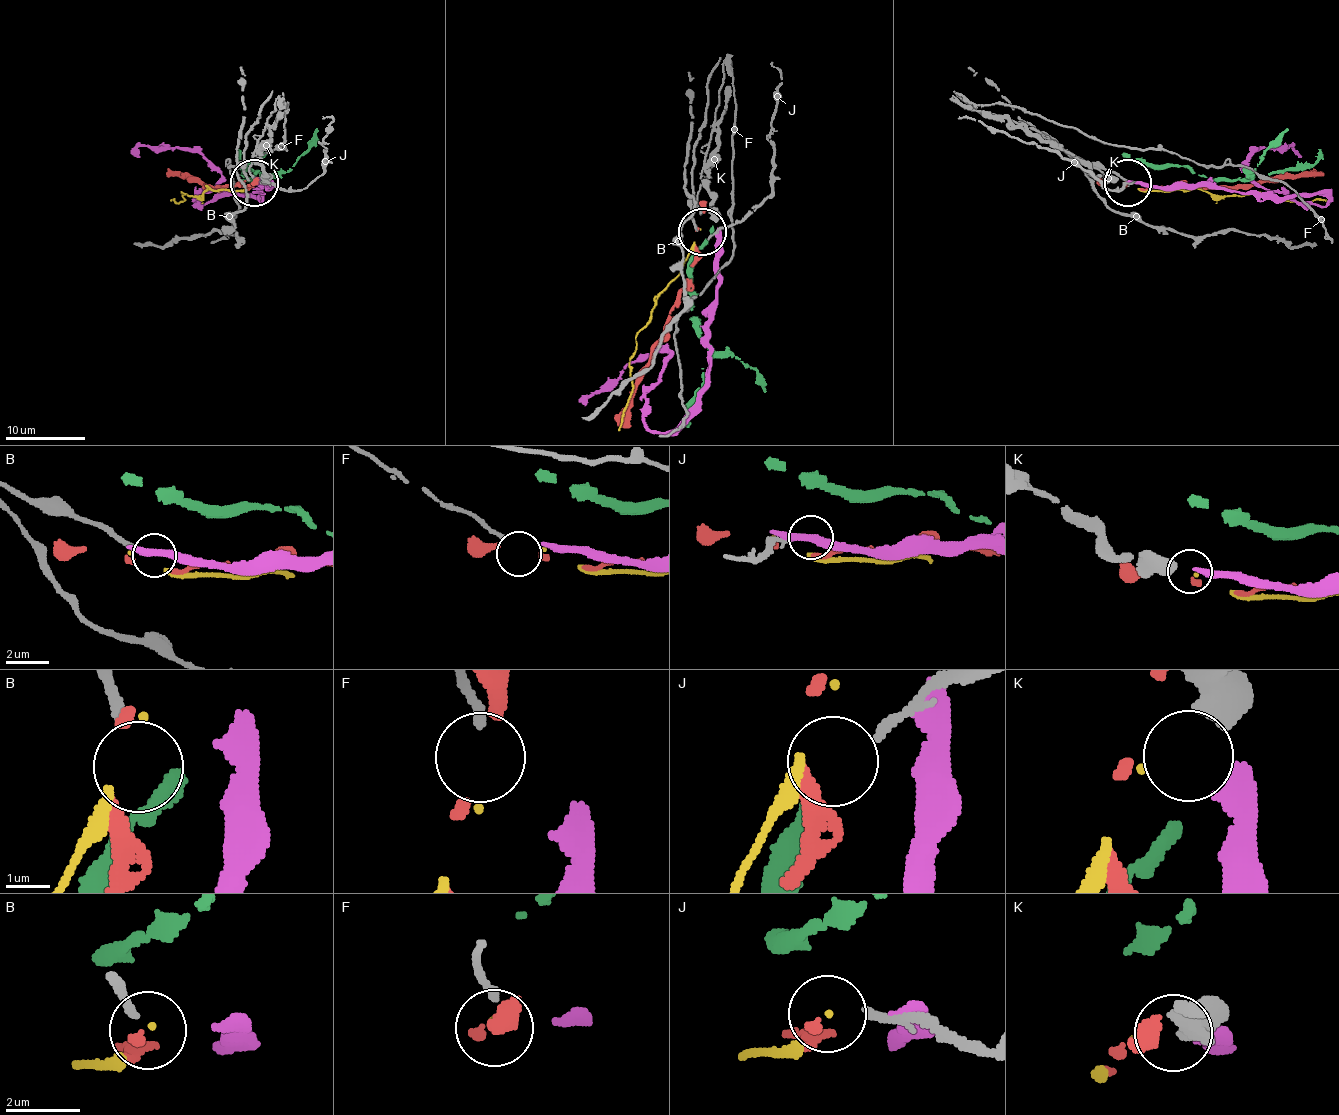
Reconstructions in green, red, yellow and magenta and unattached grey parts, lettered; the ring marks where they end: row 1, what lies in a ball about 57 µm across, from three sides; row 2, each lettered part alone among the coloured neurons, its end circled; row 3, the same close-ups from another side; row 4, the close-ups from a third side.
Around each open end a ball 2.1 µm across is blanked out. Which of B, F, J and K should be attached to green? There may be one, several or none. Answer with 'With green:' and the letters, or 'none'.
With green: none

